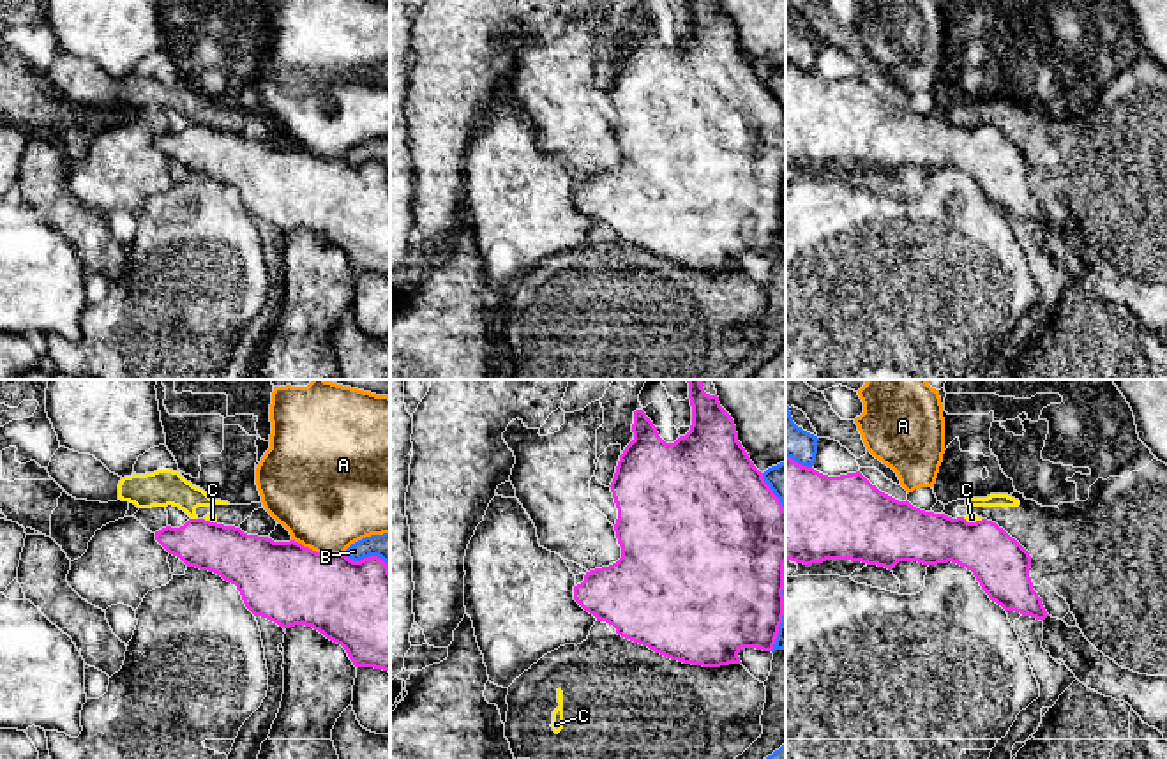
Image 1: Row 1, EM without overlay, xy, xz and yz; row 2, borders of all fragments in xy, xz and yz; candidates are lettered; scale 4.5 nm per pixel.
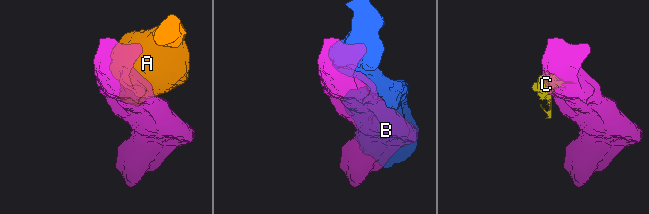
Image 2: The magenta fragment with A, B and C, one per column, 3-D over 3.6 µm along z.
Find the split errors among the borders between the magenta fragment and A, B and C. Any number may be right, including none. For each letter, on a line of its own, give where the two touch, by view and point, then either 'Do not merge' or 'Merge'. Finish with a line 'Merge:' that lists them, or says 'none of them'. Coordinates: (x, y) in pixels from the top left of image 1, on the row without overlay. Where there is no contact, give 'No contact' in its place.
A: Touches magenta at xy (318, 157). Do not merge
B: Touches magenta at xz (783, 210). Do not merge
C: Touches magenta at xy (195, 124). Do not merge
Merge: none of them

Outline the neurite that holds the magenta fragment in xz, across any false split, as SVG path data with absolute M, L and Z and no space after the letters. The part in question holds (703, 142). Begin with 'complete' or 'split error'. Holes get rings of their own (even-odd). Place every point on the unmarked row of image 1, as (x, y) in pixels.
complete | M689 0L692 11L692 30L685 41L680 41L674 48L666 48L653 26L643 14L634 16L632 37L634 44L625 51L620 60L614 83L611 86L611 97L618 113L618 124L614 129L616 143L621 152L621 162L602 173L586 177L584 185L574 191L574 205L597 226L606 226L616 233L616 238L648 251L655 258L660 258L671 265L683 268L720 272L729 268L742 268L738 258L743 252L756 252L772 256L779 231L784 221L784 169L786 169L786 113L764 86L763 78L754 71L749 58L738 46L738 37L731 19L720 11L717 0Z

